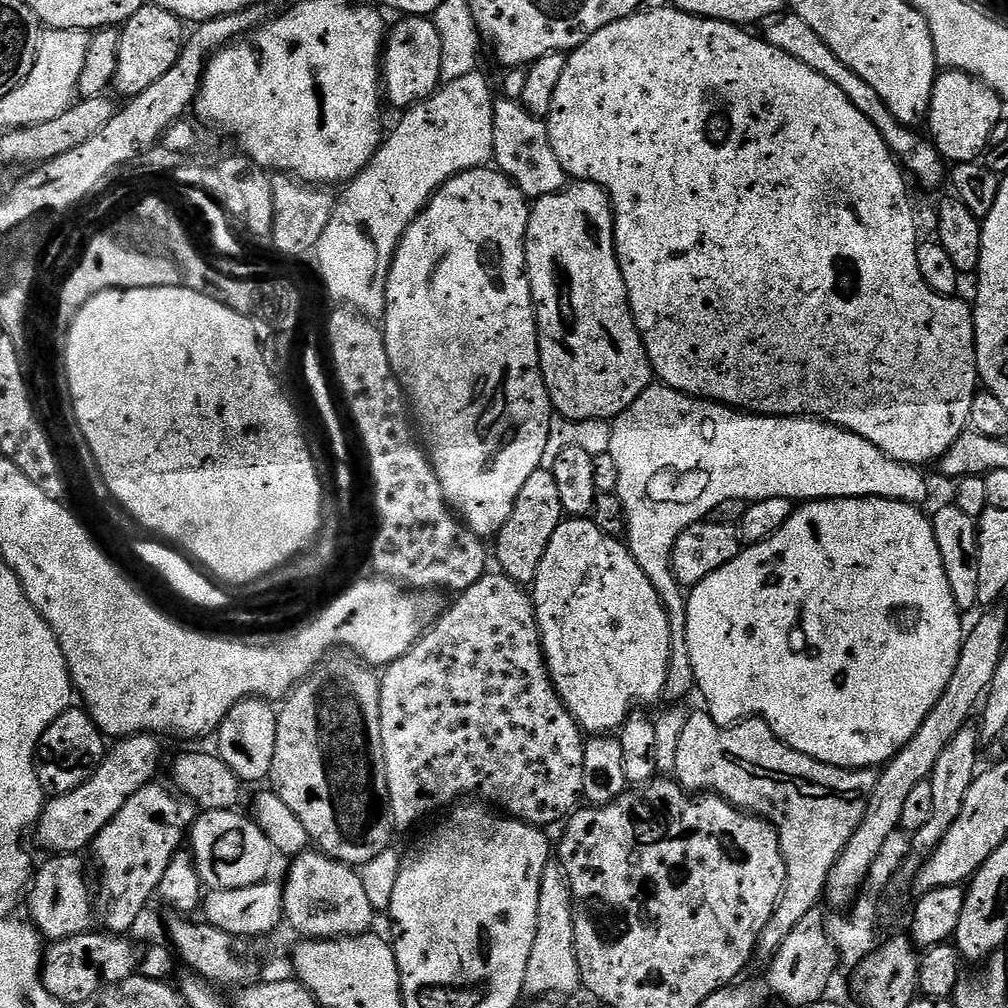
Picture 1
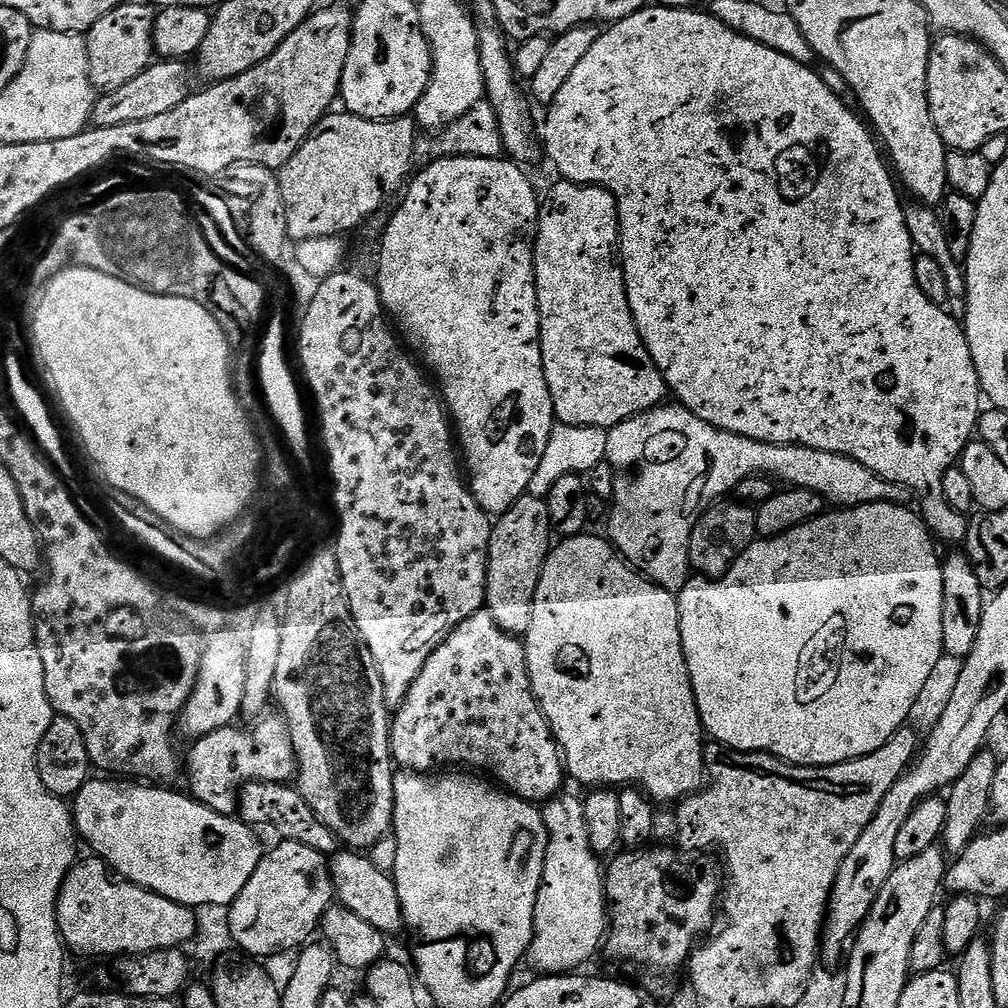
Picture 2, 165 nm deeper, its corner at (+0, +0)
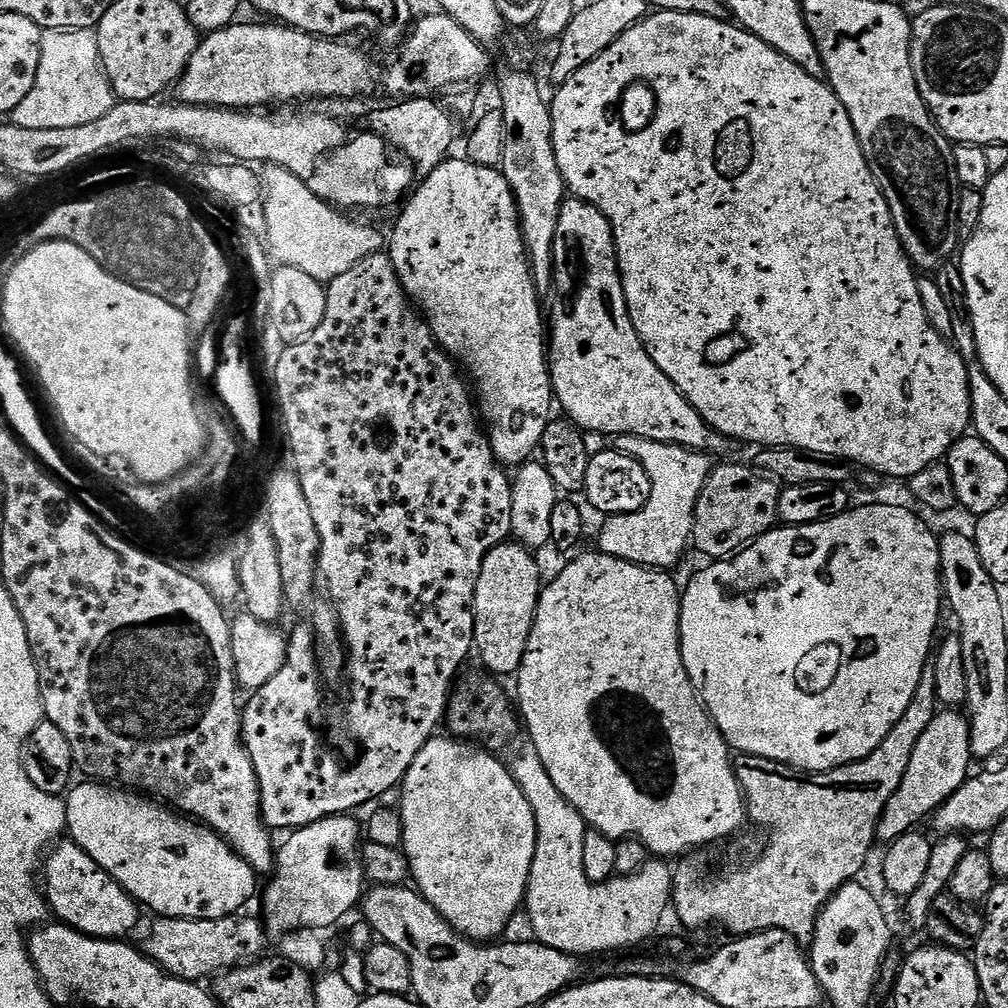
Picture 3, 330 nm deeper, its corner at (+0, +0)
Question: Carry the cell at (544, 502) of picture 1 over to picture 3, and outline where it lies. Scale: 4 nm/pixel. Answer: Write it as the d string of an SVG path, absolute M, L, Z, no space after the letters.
M505 542L496 545L486 554L482 562L482 570L478 574L478 586L474 594L472 609L474 610L474 652L485 664L487 671L496 678L515 677L522 666L522 658L526 654L526 642L530 642L530 630L534 626L534 618L538 610L538 602L542 591L542 581L538 566L535 565L533 553L519 542Z

